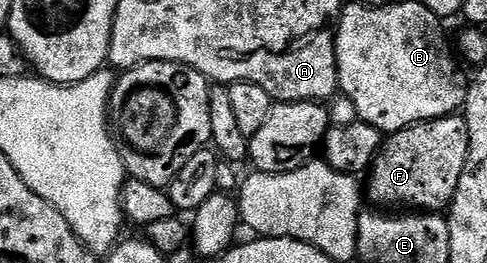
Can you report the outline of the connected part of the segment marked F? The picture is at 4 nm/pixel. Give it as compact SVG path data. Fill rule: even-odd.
M461 113L449 114L443 118L437 118L431 122L417 122L414 126L409 126L403 130L389 135L382 143L382 149L378 151L378 155L374 158L374 165L368 171L368 179L370 178L370 198L375 207L378 208L413 208L418 212L442 212L449 207L450 201L456 196L456 184L460 184L460 175L464 173L464 164L468 160L468 124L465 117Z

